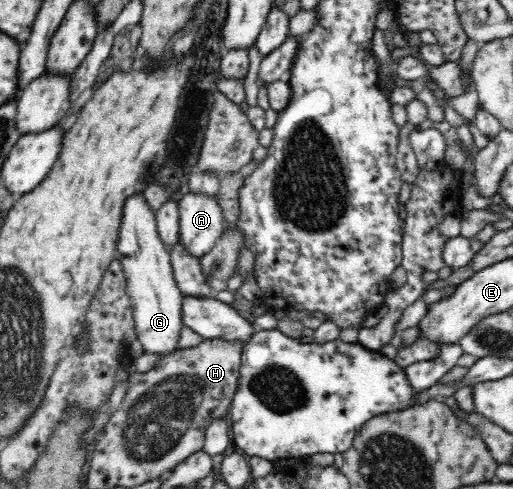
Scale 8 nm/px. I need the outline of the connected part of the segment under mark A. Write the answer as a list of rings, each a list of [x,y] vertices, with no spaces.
[[[188,193],[179,201],[179,242],[186,253],[202,260],[222,236],[222,209],[214,197]]]

